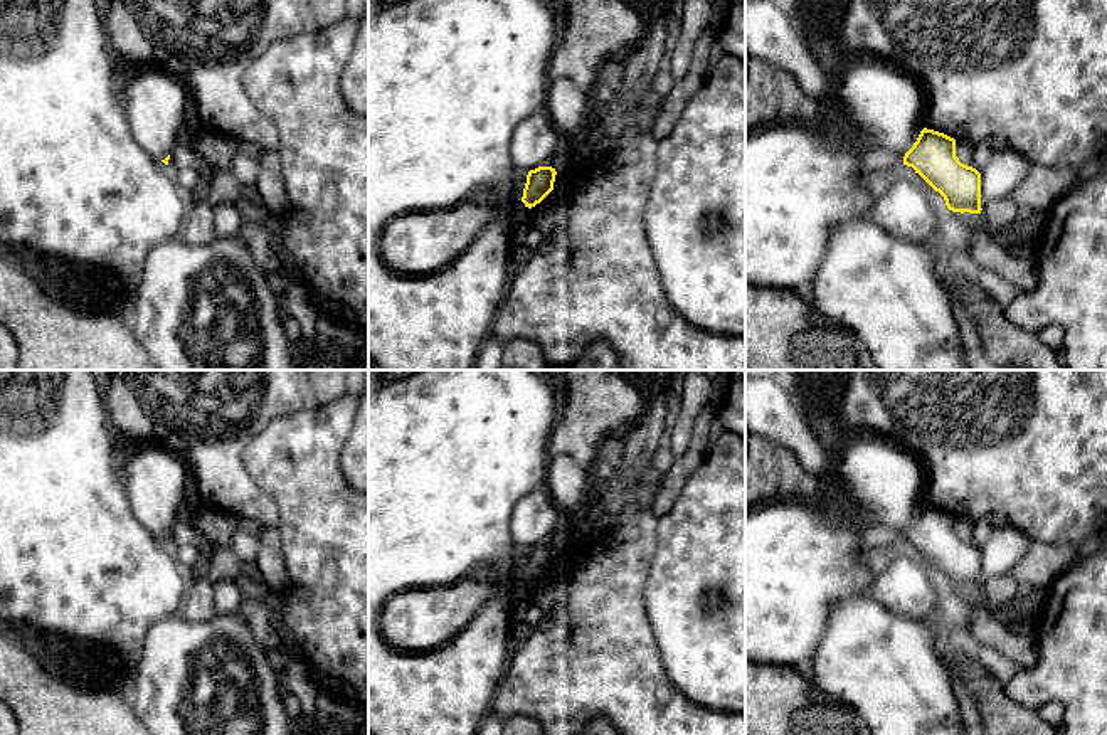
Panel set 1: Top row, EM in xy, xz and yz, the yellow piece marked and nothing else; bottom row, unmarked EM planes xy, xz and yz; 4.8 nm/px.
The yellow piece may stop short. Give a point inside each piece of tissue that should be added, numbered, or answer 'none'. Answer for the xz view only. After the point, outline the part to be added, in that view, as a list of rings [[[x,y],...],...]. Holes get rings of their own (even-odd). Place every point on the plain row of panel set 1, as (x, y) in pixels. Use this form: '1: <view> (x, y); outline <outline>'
1: xz (535, 518); outline [[[543,483],[515,505],[510,531],[520,545],[530,548],[538,543],[554,543],[565,525],[565,515]]]

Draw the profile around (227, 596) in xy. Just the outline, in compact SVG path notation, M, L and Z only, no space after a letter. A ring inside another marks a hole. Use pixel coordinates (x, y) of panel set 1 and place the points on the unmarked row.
M225 579L214 584L215 614L234 614L239 611L244 595L239 589L237 579Z

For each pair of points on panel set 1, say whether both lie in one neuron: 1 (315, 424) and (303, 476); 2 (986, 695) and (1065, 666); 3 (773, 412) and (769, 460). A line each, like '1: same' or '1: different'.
1: same
2: different
3: different

